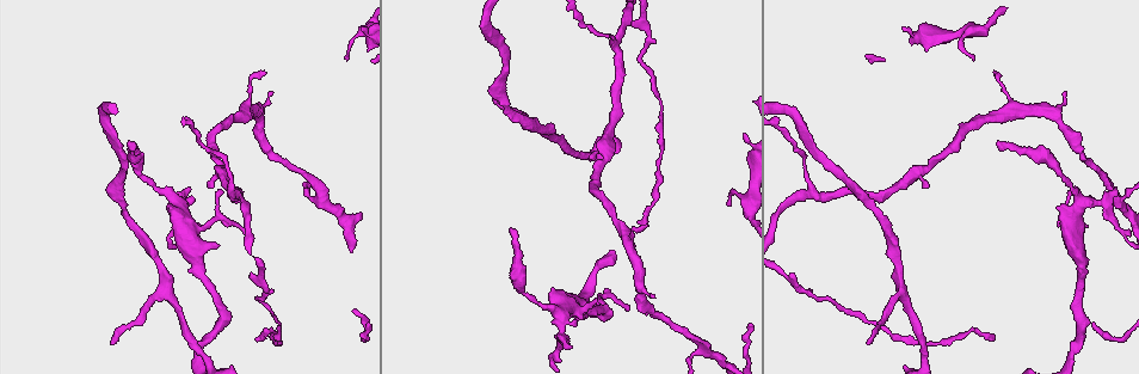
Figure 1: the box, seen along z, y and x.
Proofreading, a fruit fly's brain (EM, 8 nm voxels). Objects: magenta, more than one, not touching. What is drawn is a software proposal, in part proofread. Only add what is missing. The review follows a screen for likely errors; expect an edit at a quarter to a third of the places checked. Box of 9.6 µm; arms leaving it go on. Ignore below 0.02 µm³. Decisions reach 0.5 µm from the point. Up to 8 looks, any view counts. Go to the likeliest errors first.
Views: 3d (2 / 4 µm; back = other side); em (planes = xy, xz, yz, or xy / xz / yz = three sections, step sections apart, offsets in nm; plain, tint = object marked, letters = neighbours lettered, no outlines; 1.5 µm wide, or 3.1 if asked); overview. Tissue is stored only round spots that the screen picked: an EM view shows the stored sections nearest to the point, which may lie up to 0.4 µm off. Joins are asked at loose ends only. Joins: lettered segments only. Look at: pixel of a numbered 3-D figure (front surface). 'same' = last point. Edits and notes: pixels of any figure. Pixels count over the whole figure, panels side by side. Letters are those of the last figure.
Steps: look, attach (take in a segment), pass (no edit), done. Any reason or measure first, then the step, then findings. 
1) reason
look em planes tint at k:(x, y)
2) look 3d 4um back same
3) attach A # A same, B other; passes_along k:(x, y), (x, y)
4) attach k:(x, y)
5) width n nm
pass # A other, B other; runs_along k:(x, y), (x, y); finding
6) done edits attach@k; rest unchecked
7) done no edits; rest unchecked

free end
look em planes letters at 1:(274, 92)

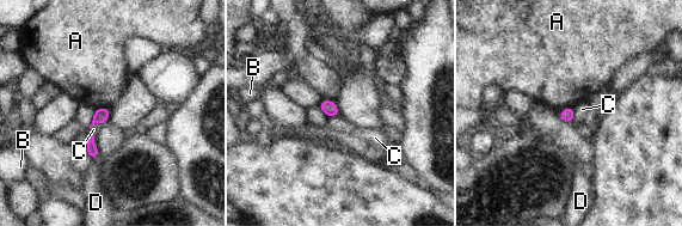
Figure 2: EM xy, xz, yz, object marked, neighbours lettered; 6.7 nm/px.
longest_contact C 110 nm
pass # A other, B other, C other, D other; border 2:(575, 108), (575, 120), (572, 122); no lettered segment goes on from it

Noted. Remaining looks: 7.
tapers out
look em planes plain at 1:(728, 204)

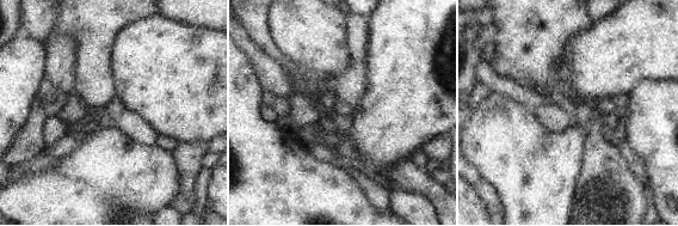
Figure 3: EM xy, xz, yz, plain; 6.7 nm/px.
what lies round it
look em planes letters same

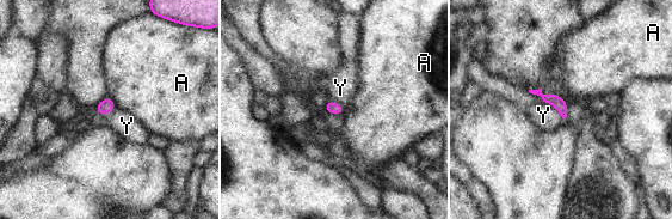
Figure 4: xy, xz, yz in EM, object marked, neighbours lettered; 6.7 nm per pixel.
pass # A other, Y other; border 4:(543, 101), (548, 102), (565, 119); none of them fits

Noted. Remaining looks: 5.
branch stops here
look 3d 2um back at 1:(992, 72)

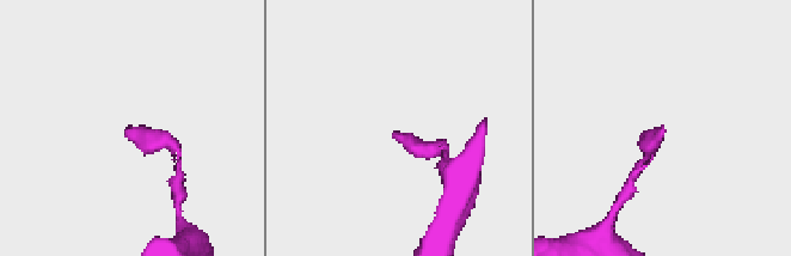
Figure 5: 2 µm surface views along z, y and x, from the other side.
need the tissue
look em planes letters at 5:(394, 132)

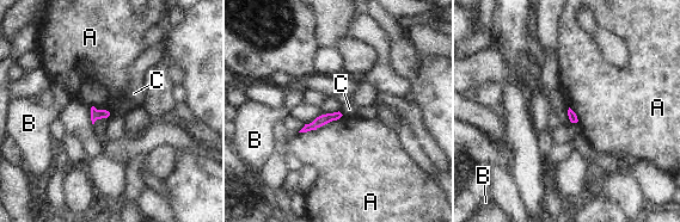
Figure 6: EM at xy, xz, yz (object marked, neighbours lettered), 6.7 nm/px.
pass # A other, B other, C other; border 6:(109, 109), (114, 116); none of them fits

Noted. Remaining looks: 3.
done no edits; rest unchecked

